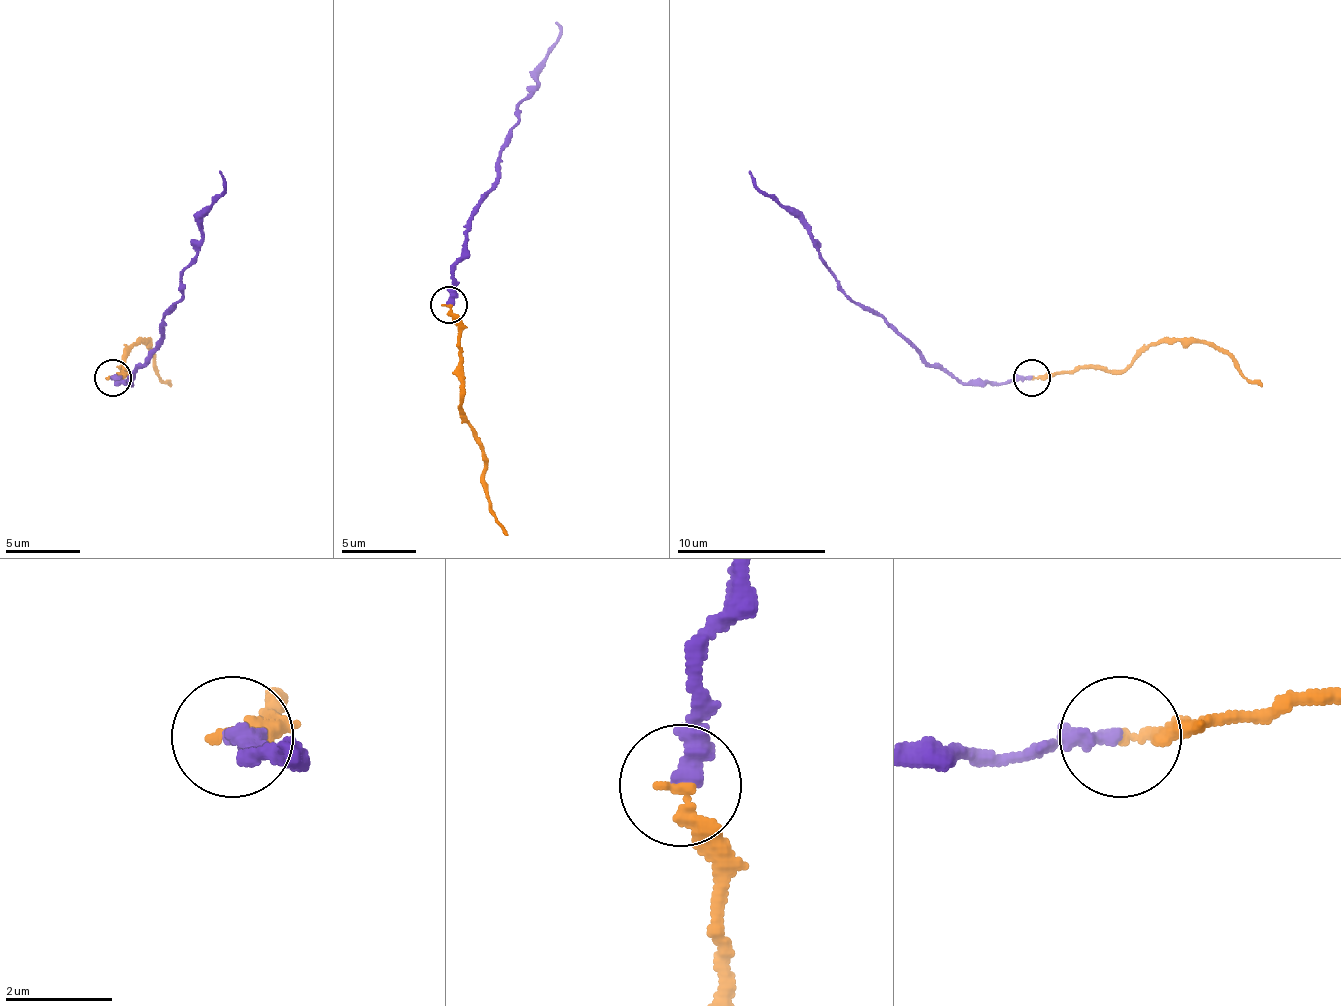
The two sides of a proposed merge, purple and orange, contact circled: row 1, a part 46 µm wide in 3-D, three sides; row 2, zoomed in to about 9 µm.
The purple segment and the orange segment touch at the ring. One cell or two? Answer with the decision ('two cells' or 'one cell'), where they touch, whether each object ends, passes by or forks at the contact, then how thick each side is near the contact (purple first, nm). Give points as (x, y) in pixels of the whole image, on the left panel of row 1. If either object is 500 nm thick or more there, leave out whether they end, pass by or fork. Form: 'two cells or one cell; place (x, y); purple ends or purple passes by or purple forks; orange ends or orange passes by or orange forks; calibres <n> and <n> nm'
one cell; place (112, 378); purple ends; orange ends; calibres 380 and 260 nm

